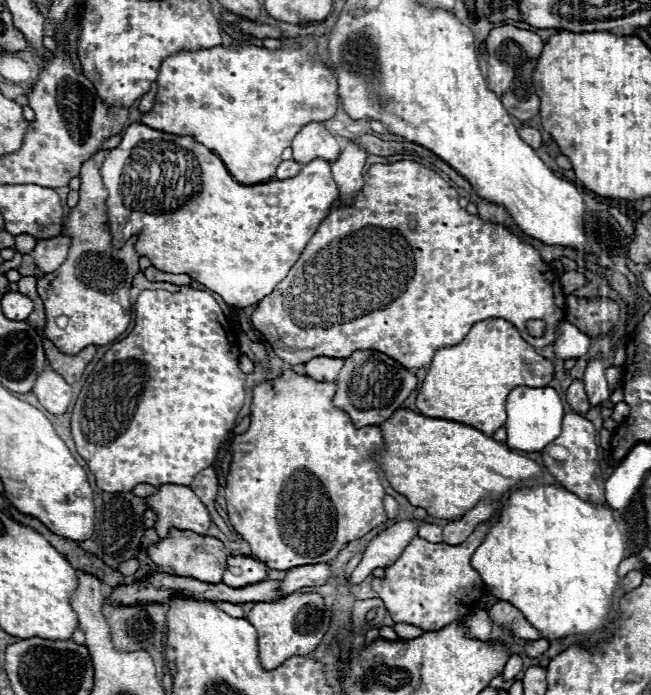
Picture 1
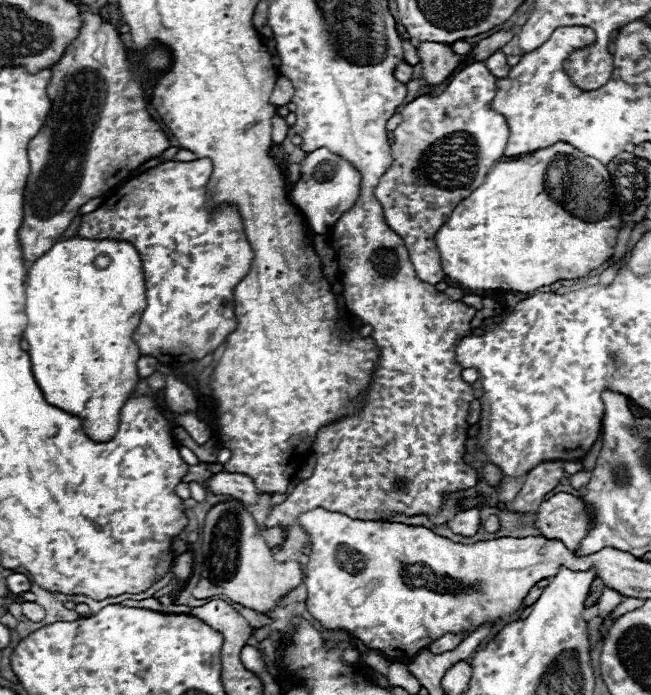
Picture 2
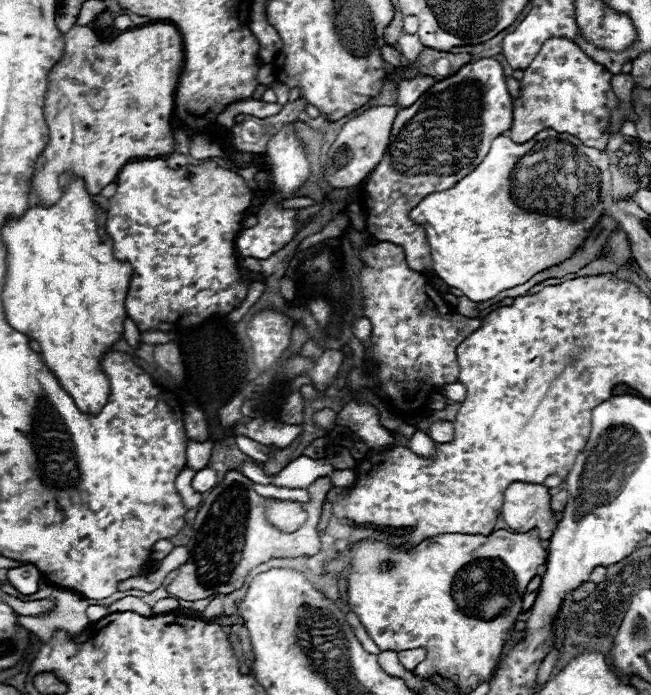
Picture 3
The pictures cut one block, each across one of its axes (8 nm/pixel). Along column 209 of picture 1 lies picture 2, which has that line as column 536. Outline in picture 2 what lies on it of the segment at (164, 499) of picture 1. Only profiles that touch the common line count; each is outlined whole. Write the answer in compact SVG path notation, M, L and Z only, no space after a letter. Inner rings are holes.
M558 492L544 500L534 516L534 526L550 540L560 540L566 548L576 550L588 534L590 516L578 496Z

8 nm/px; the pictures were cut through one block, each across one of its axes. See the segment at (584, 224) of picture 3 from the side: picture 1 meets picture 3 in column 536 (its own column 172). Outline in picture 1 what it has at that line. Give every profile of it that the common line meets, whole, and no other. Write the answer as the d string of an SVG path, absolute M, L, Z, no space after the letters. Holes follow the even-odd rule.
M140 122L130 124L120 146L108 152L102 164L102 180L108 190L106 214L116 246L136 234L136 252L148 256L154 268L170 274L190 274L192 280L202 282L208 290L220 294L224 302L238 308L260 302L284 280L338 198L338 186L326 160L312 160L288 180L244 186L230 176L224 162L204 144L190 136L152 130ZM180 190L198 190L198 194L180 208Z

